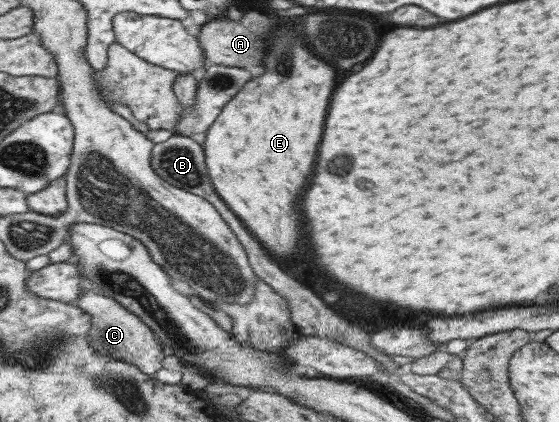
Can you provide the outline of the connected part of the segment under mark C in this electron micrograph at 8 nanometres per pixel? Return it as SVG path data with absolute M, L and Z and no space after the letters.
M81 289L74 304L91 316L91 327L87 333L87 342L95 354L117 358L135 366L140 372L152 377L164 359L164 353L150 327L147 327L133 312L127 311L121 304L107 296L100 296L89 289Z

